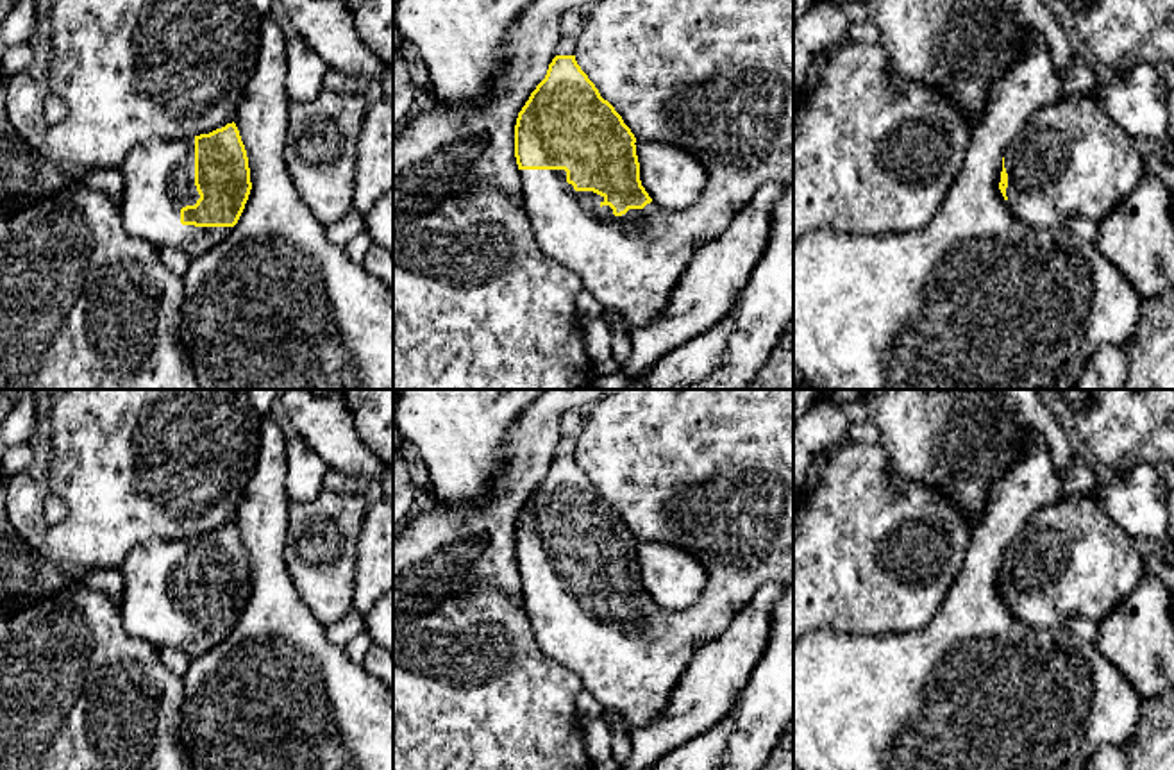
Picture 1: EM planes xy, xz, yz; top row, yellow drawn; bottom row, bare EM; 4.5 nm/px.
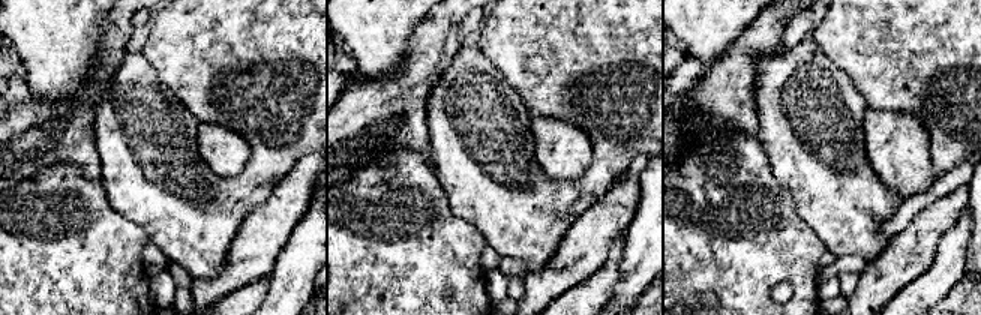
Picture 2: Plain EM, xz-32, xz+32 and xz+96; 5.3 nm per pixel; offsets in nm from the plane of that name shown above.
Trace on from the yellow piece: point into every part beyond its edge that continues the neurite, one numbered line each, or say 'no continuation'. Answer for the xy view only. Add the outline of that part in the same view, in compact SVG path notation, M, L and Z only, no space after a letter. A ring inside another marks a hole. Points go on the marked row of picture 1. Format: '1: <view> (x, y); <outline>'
1: xy (159, 174); M195 138L147 139L122 164L122 225L157 250L177 247L191 259L218 245L232 227L180 223L180 209L200 198L195 186Z

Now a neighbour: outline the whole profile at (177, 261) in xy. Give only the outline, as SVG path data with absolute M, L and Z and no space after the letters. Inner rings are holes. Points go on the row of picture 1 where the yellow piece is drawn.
M164 247L159 250L161 261L164 266L173 272L177 277L184 277L191 264L191 257L177 247Z

